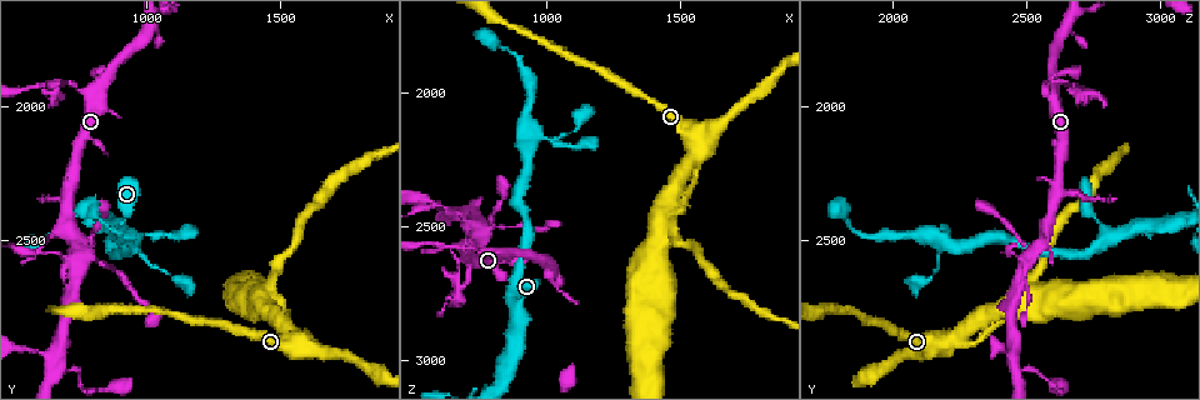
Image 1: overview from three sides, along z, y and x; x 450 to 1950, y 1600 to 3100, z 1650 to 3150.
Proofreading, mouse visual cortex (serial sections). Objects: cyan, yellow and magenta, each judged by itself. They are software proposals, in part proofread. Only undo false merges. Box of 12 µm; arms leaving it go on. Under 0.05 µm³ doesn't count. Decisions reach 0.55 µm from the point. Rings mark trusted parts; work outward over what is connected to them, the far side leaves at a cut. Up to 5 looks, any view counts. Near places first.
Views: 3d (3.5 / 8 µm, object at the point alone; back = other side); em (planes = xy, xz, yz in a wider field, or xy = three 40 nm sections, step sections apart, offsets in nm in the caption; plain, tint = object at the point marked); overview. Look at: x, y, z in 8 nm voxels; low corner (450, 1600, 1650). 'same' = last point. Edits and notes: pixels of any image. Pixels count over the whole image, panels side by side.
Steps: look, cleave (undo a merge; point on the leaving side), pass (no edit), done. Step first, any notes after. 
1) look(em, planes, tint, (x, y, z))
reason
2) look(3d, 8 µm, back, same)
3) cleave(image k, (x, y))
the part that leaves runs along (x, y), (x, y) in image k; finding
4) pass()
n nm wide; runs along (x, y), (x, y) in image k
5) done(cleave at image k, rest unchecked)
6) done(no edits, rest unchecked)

look(3d, 3.5 µm, (740, 2570, 2520))
calibre changes

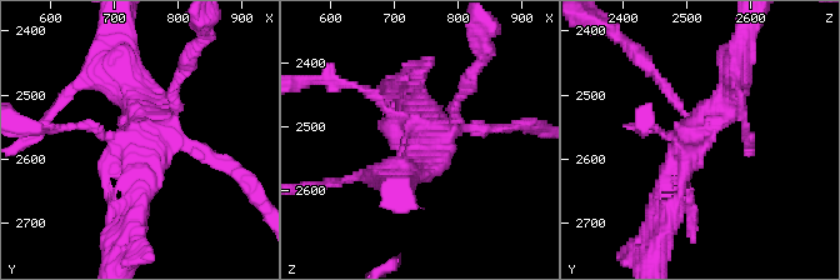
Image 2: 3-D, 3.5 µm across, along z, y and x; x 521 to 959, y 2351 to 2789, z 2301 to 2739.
look(em, xy, step 5, tint, (740, 2560, 2515))
shape alone is not enough

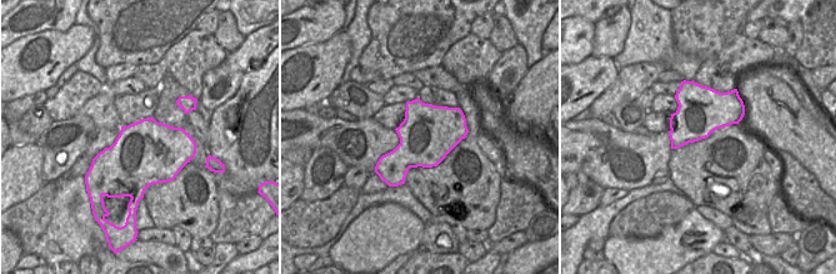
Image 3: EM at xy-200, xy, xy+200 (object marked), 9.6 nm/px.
pass()
runs along (733, 66), (666, 211) in image 2; all the same cell

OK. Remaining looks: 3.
look(3d, 3.5 µm, (1440, 2680, 2500))
three-way junction

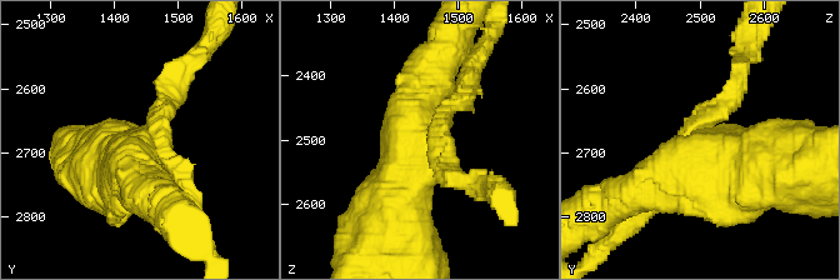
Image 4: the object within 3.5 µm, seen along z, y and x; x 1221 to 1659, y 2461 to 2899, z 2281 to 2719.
pass()
runs along (429, 70), (390, 215) in image 4; continuous, no second cell

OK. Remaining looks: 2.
done(no edits, rest unchecked)

